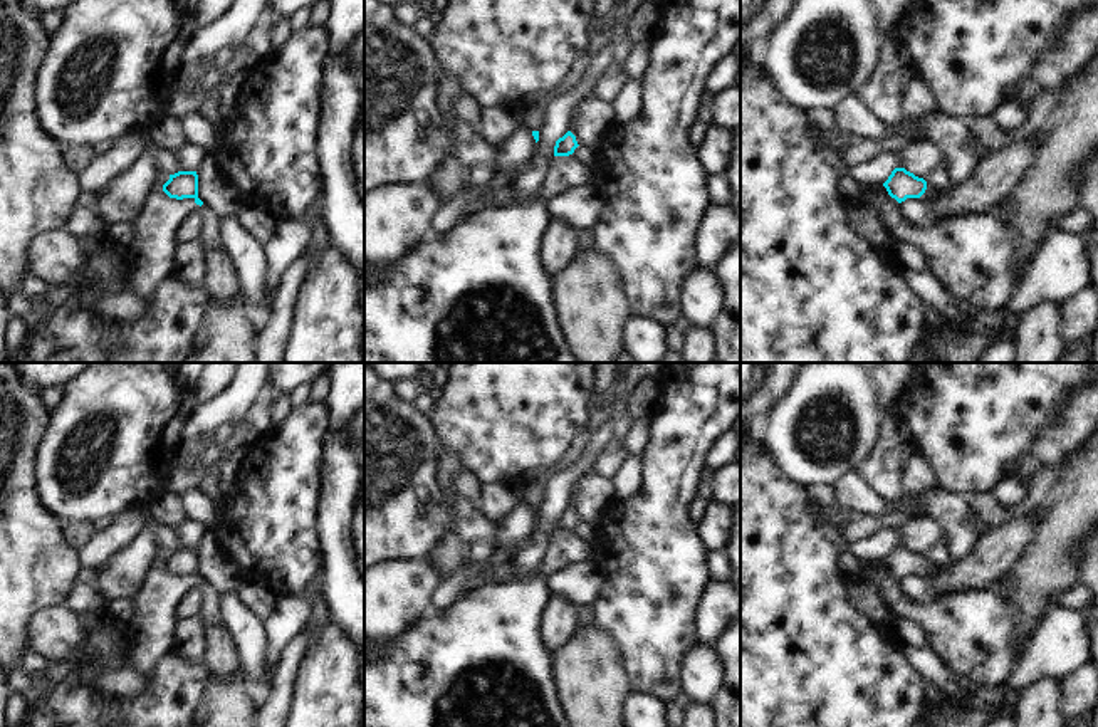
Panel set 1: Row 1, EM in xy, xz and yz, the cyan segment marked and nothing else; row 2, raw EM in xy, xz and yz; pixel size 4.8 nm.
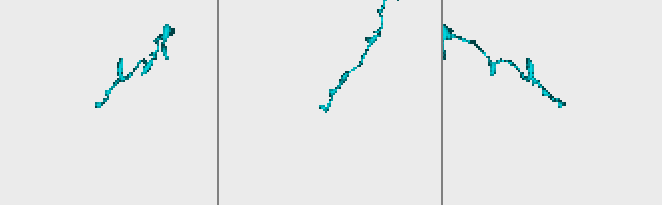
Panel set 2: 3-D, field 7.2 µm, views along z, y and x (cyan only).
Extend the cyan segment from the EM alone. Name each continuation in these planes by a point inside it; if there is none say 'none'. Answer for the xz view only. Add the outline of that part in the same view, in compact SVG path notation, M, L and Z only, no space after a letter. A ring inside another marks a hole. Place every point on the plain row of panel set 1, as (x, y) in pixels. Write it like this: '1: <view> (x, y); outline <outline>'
none

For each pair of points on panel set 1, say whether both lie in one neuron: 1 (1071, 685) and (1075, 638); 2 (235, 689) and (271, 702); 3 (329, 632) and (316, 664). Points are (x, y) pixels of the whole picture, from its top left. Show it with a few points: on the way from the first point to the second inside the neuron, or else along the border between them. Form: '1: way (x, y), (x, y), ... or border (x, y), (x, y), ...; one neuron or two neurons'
1: border (1080, 664), (1058, 677); two neurons
2: border (257, 699), (259, 709); two neurons
3: way (328, 640), (328, 652), (324, 655); one neuron

